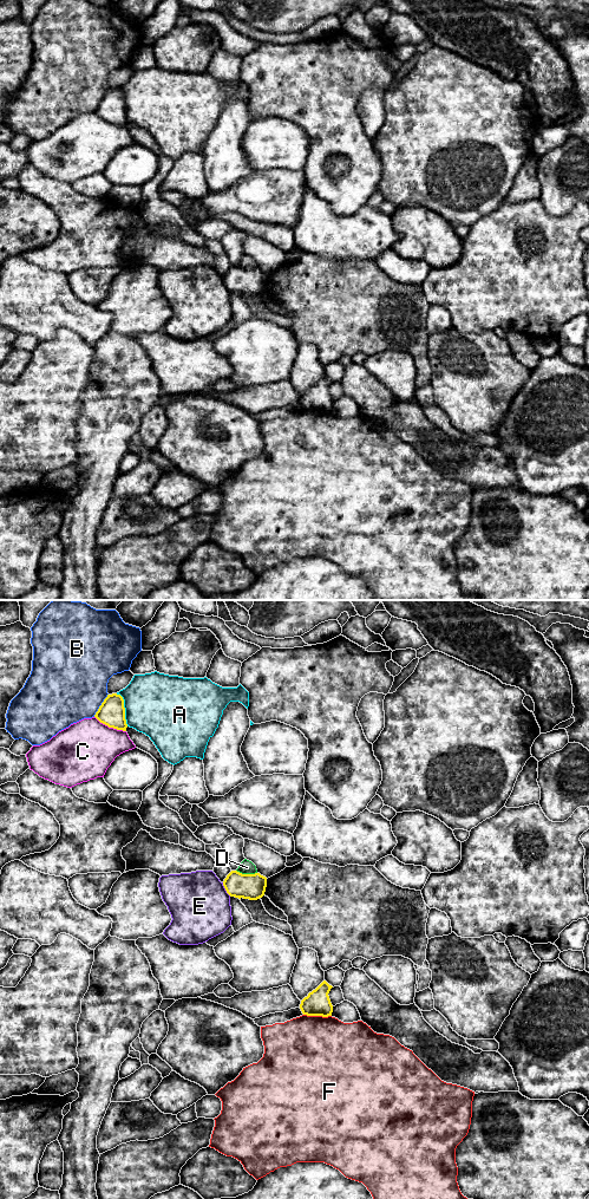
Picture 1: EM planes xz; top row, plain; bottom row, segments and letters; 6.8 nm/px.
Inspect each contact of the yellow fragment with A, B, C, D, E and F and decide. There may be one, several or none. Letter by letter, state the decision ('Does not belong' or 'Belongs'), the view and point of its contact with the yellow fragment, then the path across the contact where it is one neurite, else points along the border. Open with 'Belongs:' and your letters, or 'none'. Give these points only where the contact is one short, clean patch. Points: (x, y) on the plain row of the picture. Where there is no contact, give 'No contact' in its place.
Belongs: none
A: Does not belong. Touches yellow at xz (124, 104)
B: Does not belong. Touches yellow at xz (100, 100)
C: Does not belong. Touches yellow at xz (110, 122)
D: Does not belong. Touches yellow at xz (247, 269). Boundary: xz (236, 265), (242, 268), (256, 268)
E: Does not belong. Touches yellow at xz (226, 285)
F: Does not belong. Touches yellow at xz (318, 410). Boundary: xz (303, 409), (331, 411)

